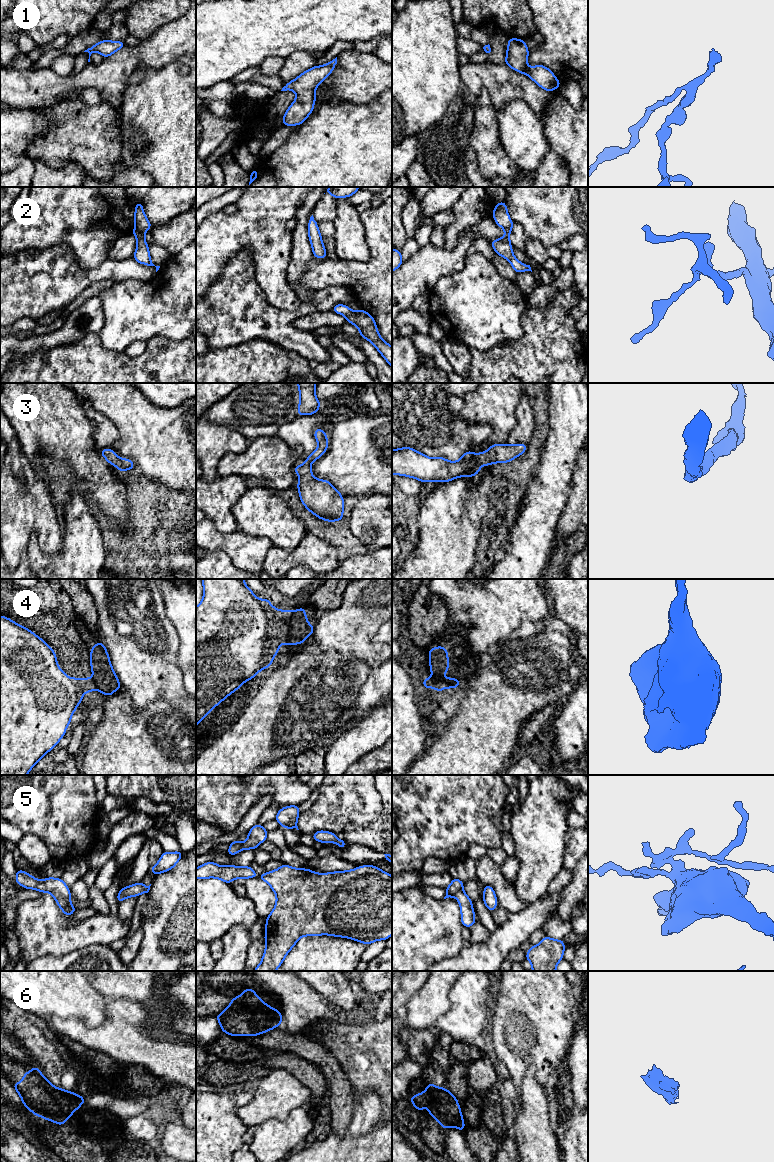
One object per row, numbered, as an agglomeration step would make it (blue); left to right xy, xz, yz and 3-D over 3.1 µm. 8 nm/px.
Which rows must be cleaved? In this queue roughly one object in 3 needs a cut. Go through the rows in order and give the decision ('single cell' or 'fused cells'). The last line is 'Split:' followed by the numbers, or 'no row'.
1: single cell
2: single cell
3: single cell
4: fused cells
5: fused cells
6: single cell
Split: 4, 5

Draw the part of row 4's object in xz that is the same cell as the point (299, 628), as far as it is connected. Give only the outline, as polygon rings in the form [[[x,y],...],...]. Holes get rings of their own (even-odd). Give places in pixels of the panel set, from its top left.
[[[305,606],[298,609],[290,620],[289,645],[302,644],[306,638],[314,633],[314,625],[308,624]]]

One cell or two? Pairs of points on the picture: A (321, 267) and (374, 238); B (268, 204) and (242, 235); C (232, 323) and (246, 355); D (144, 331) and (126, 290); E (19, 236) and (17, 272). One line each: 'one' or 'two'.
A: one
B: one
C: two
D: one
E: two

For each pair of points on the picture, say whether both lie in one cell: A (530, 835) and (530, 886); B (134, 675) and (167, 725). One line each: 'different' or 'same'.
A: same
B: different

